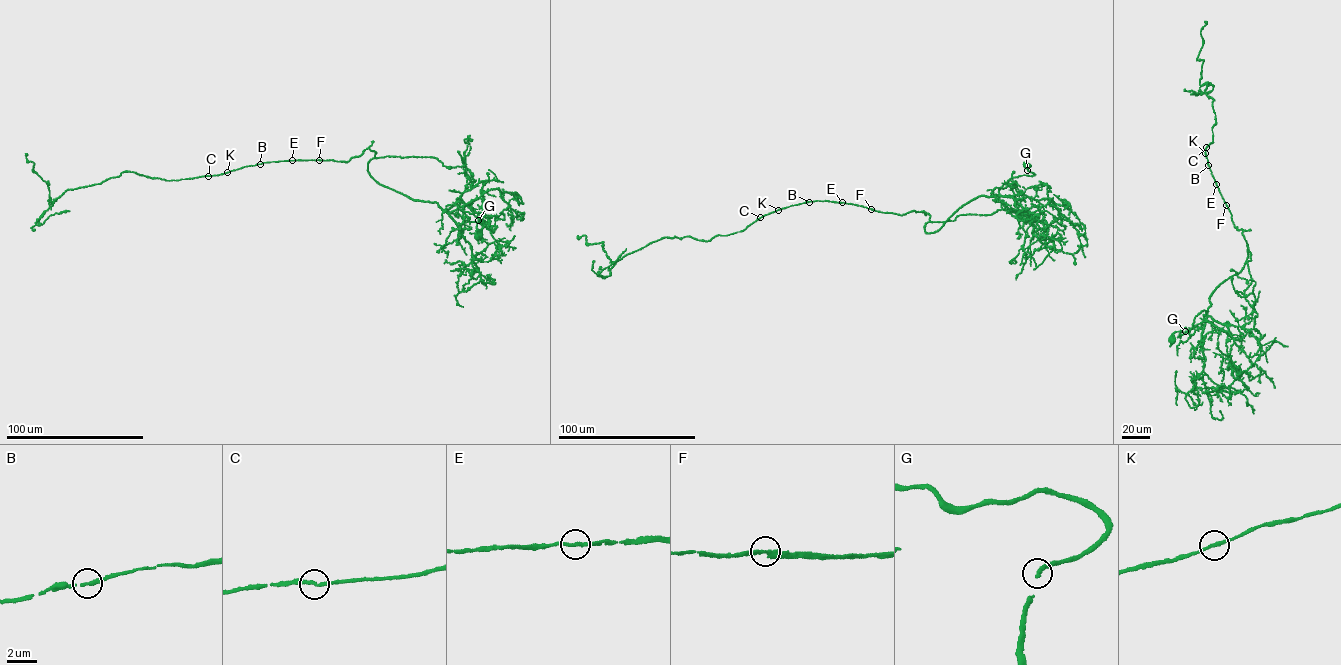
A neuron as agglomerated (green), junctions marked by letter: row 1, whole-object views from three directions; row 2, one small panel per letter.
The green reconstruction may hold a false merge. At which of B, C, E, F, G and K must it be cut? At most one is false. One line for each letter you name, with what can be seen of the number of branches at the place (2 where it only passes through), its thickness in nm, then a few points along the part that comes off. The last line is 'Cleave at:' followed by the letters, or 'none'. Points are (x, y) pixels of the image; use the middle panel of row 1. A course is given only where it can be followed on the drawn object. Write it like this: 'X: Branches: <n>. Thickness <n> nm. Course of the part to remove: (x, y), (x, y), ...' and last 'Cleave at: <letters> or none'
Cleave at: none

